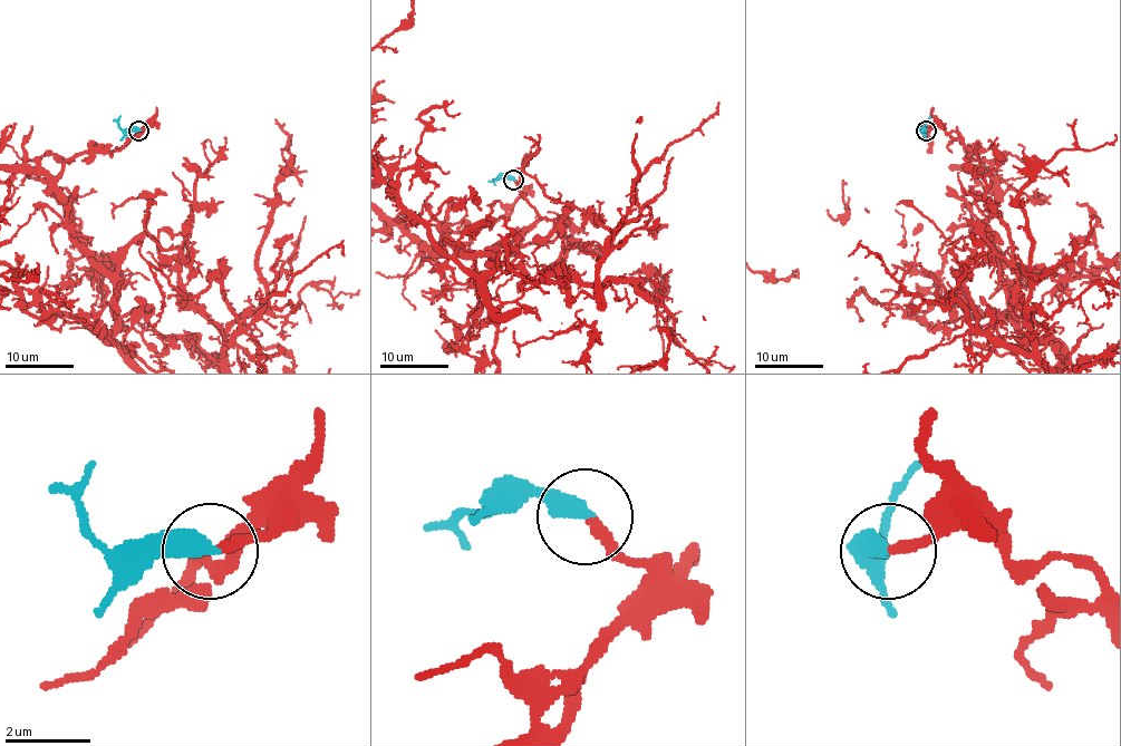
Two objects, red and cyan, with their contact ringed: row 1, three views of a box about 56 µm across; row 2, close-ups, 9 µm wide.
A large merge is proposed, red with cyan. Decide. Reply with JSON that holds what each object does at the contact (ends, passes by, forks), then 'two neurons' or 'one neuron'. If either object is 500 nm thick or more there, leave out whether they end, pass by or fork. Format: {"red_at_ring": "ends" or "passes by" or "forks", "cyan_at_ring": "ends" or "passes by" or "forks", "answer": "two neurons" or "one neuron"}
{"red_at_ring": "ends", "cyan_at_ring": "ends", "answer": "one neuron"}

